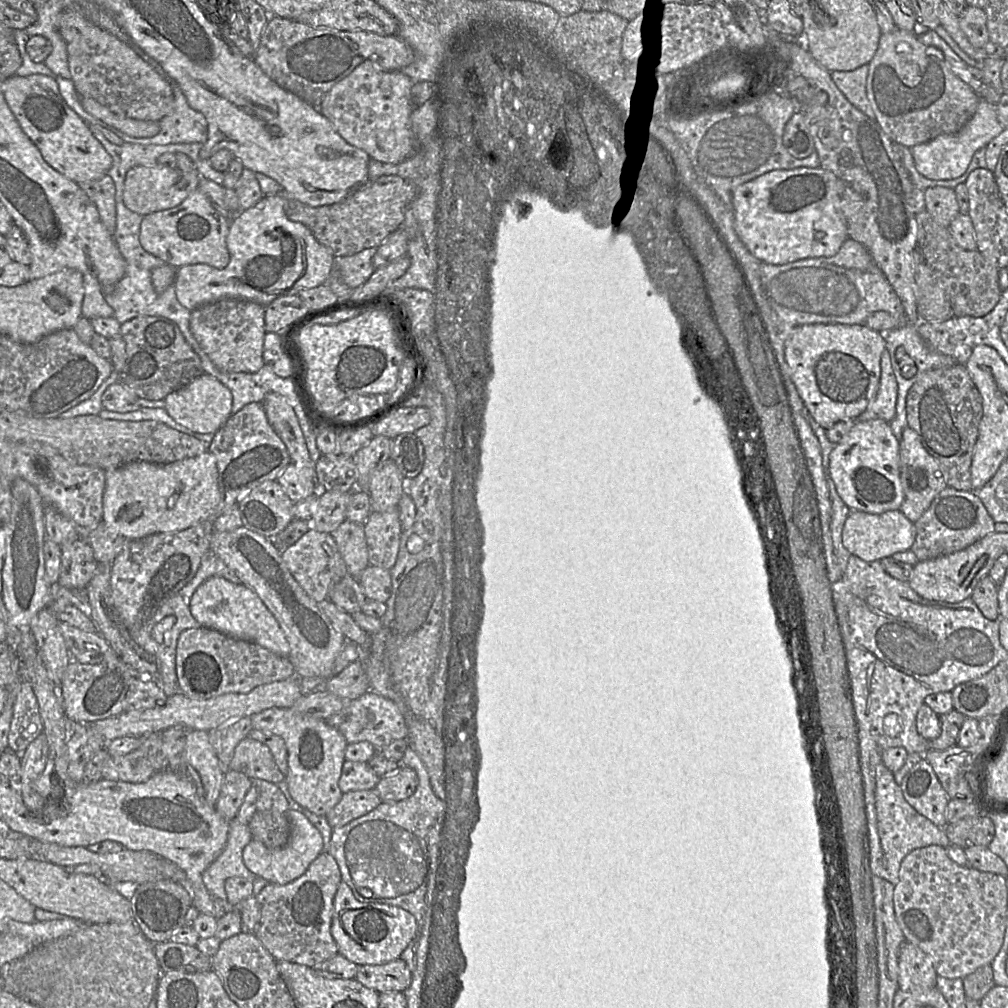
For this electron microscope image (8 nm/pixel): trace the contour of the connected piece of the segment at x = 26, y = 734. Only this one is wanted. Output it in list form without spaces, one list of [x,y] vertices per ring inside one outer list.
[[[23,680],[13,705],[7,748],[17,754],[43,732],[39,706],[29,680]]]

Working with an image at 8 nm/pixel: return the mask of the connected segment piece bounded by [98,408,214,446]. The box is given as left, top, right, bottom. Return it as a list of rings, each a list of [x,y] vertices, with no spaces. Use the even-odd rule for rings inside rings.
[[[141,408],[139,410],[128,413],[118,413],[103,409],[100,411],[98,416],[110,420],[123,420],[123,421],[152,420],[152,421],[160,422],[184,434],[193,436],[207,443],[208,446],[214,437],[214,434],[197,433],[178,424],[171,418],[171,416],[167,413],[167,411],[164,408]]]

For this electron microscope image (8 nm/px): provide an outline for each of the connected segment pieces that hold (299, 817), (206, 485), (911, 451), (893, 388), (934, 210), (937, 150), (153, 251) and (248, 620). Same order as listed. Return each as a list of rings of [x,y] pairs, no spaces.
[[[288,809],[286,815],[291,824],[291,833],[288,843],[280,849],[270,849],[263,843],[252,839],[243,850],[245,866],[255,876],[262,877],[269,883],[287,884],[299,878],[324,850],[321,833],[300,812]]]
[[[208,450],[198,456],[168,464],[135,461],[106,471],[102,522],[109,531],[132,541],[156,533],[186,530],[211,517],[220,500],[217,463],[215,456]]]
[[[906,426],[899,439],[899,475],[904,499],[899,511],[915,523],[929,508],[934,498],[947,487],[942,466],[924,449],[918,434]]]
[[[887,349],[882,352],[881,374],[878,390],[872,403],[869,403],[863,413],[854,419],[854,424],[872,419],[882,419],[890,422],[896,413],[897,381],[891,366]]]
[[[935,186],[925,190],[925,208],[933,220],[949,227],[952,220],[960,214],[954,188]]]
[[[980,99],[976,112],[959,132],[941,134],[911,148],[916,169],[921,175],[932,180],[958,178],[966,172],[974,153],[981,148],[986,148],[988,143],[1004,129],[997,118],[996,104]]]
[[[198,188],[177,207],[144,216],[139,240],[146,252],[176,269],[194,264],[224,269],[230,261],[226,243],[230,225],[231,220],[215,210]]]
[[[218,576],[208,578],[192,595],[190,611],[202,627],[231,638],[257,643],[274,654],[289,658],[290,646],[277,620],[259,596],[241,582],[231,582]]]

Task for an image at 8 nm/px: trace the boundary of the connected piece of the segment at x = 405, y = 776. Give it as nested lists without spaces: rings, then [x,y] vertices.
[[[400,766],[391,774],[379,777],[376,790],[382,800],[395,802],[407,799],[416,790],[418,777],[409,767]]]

